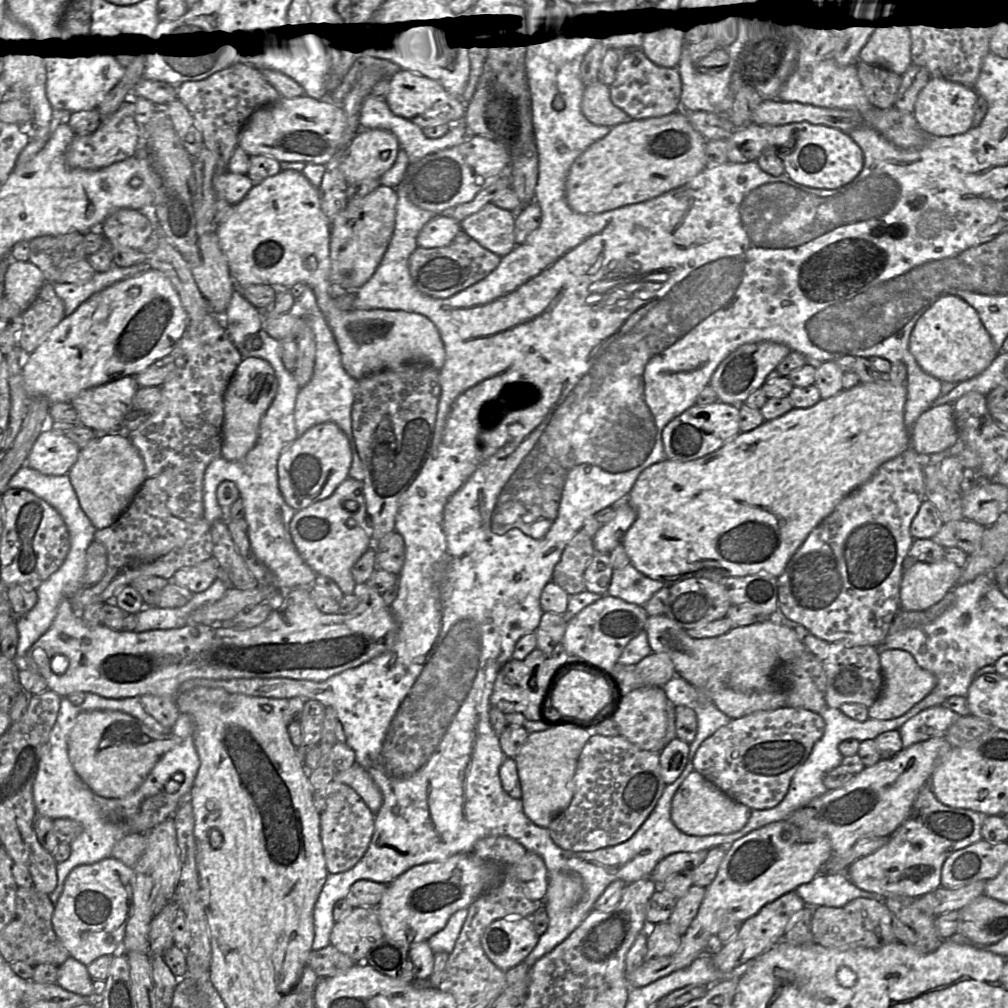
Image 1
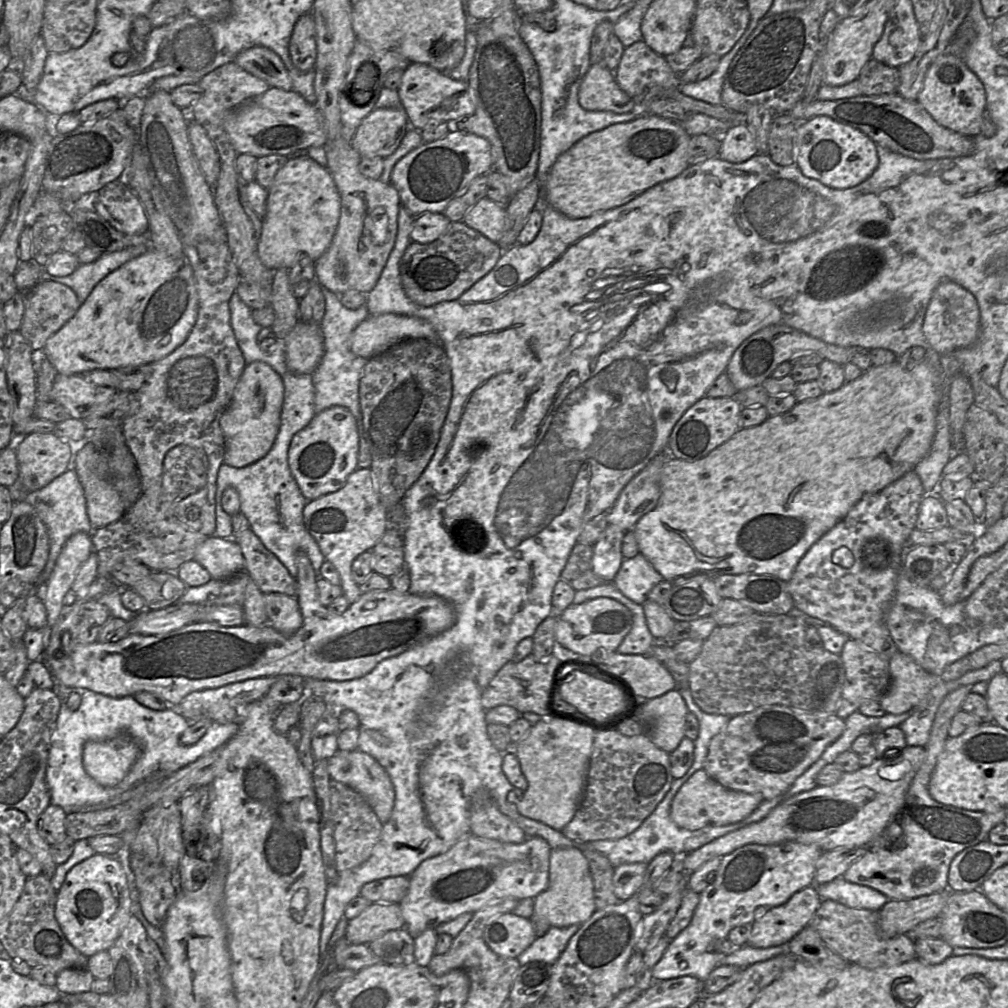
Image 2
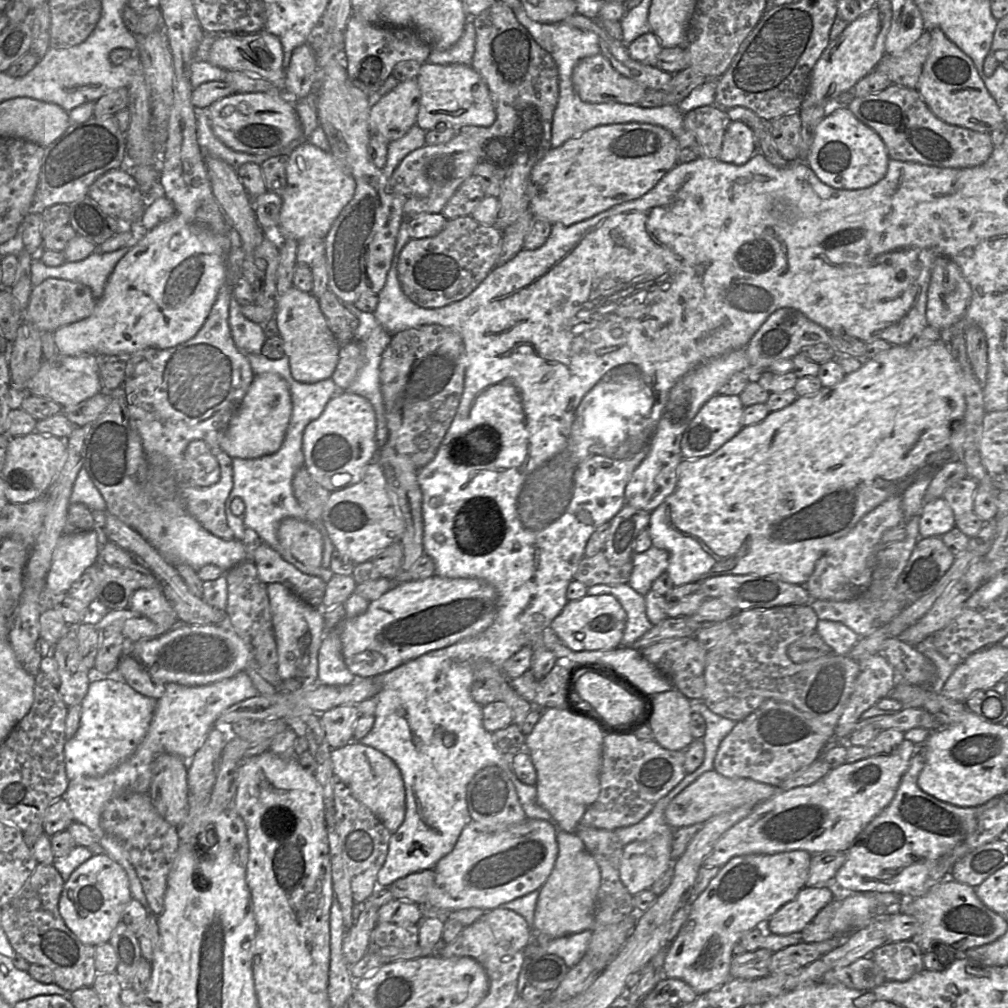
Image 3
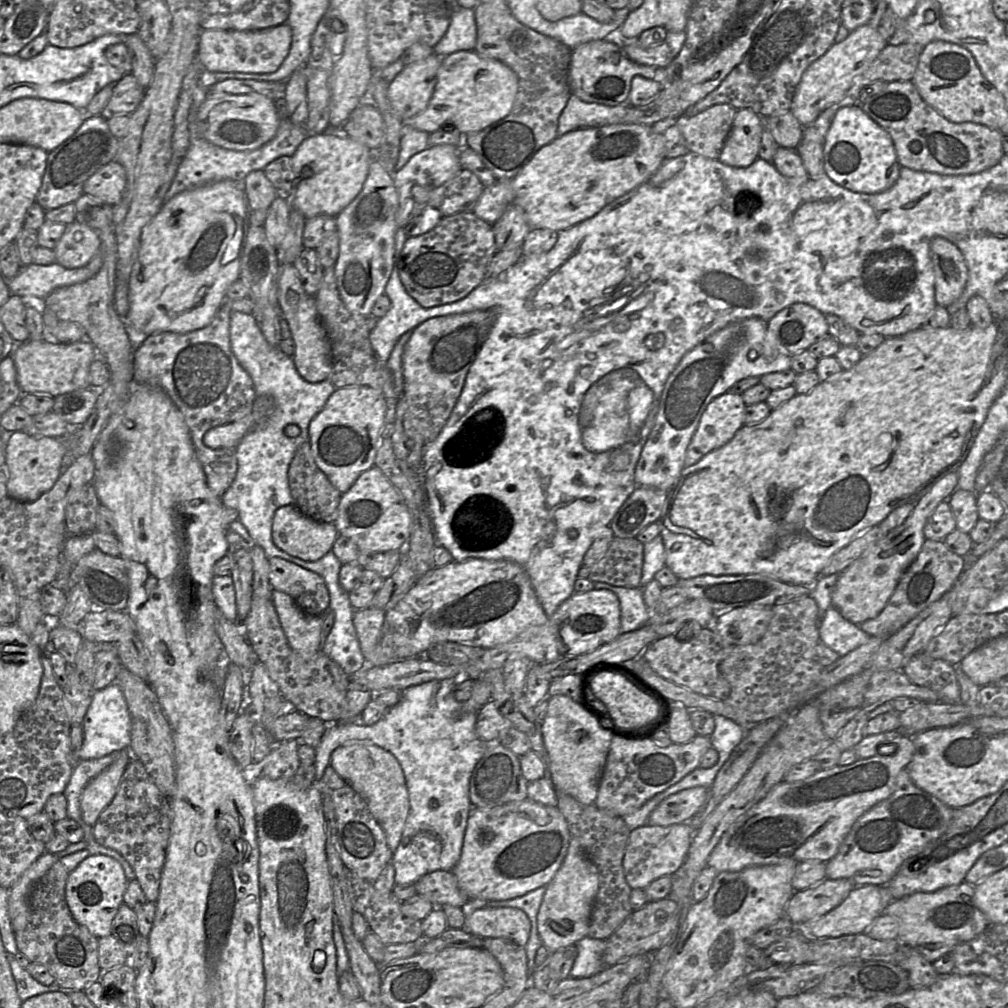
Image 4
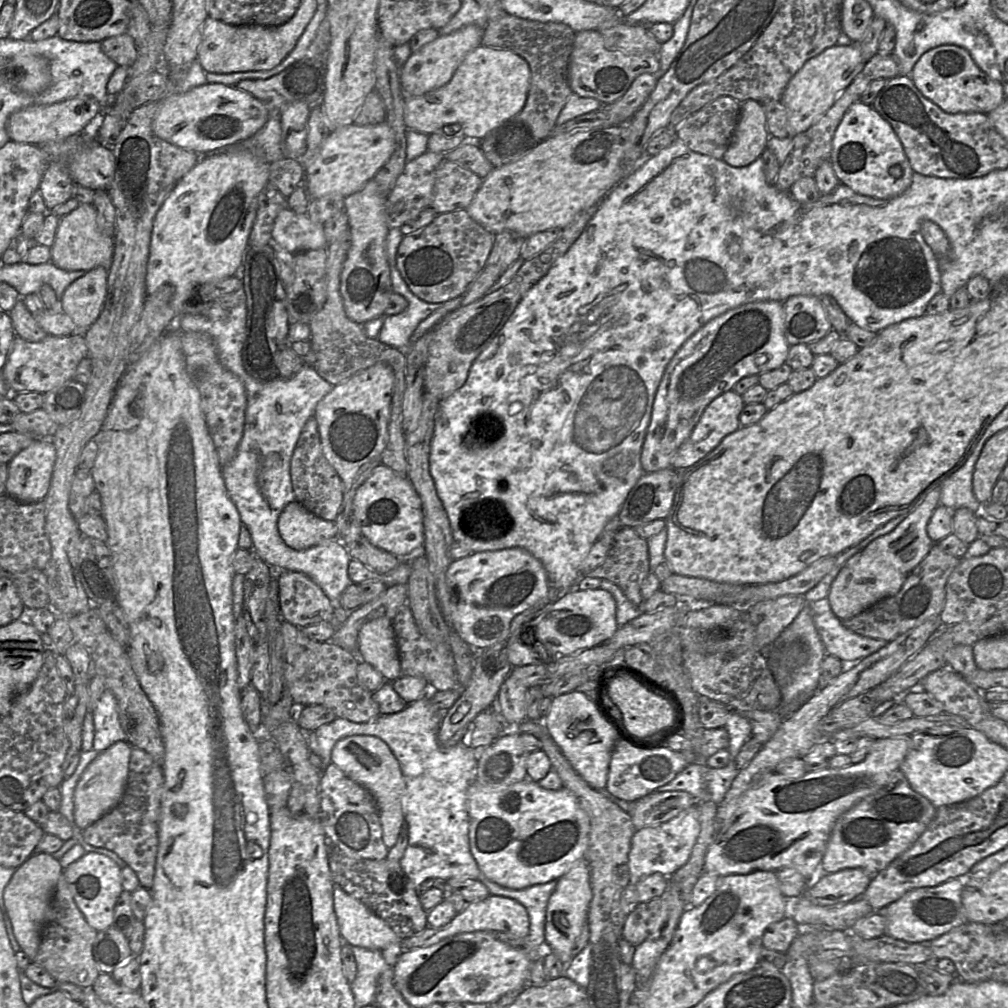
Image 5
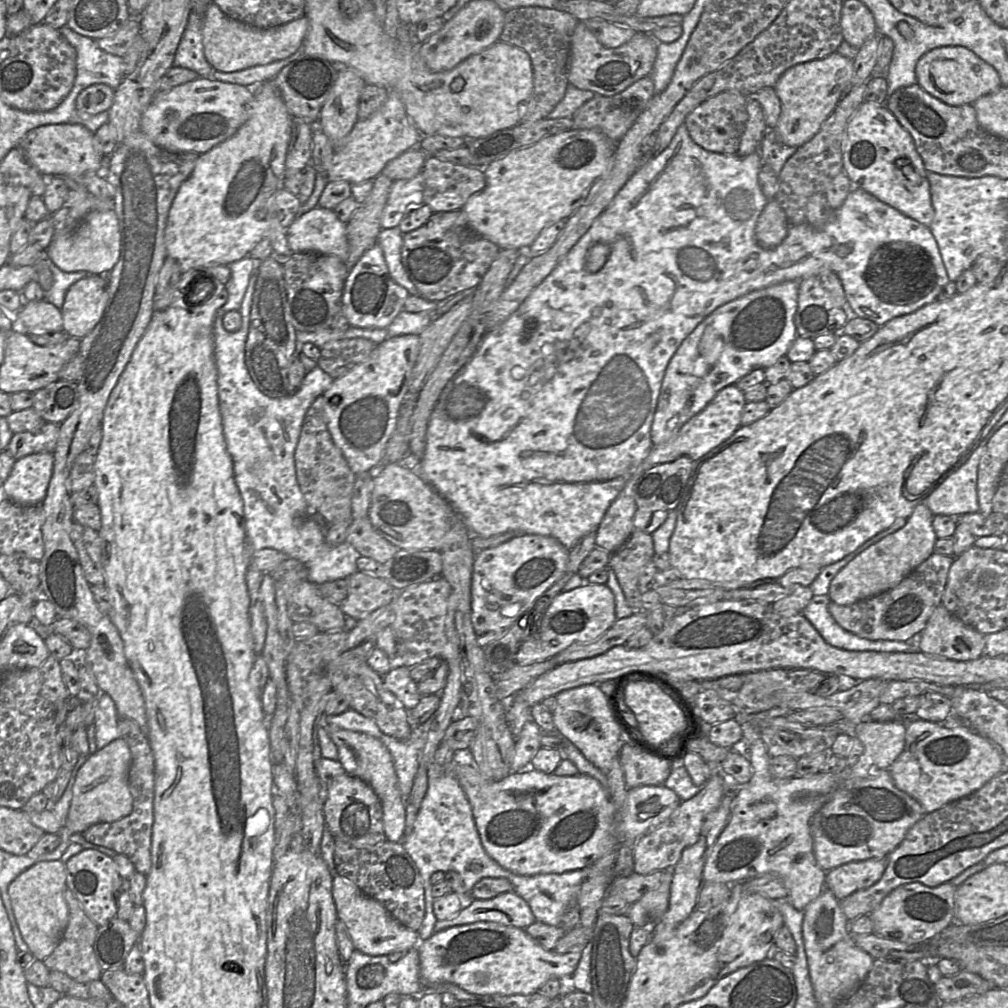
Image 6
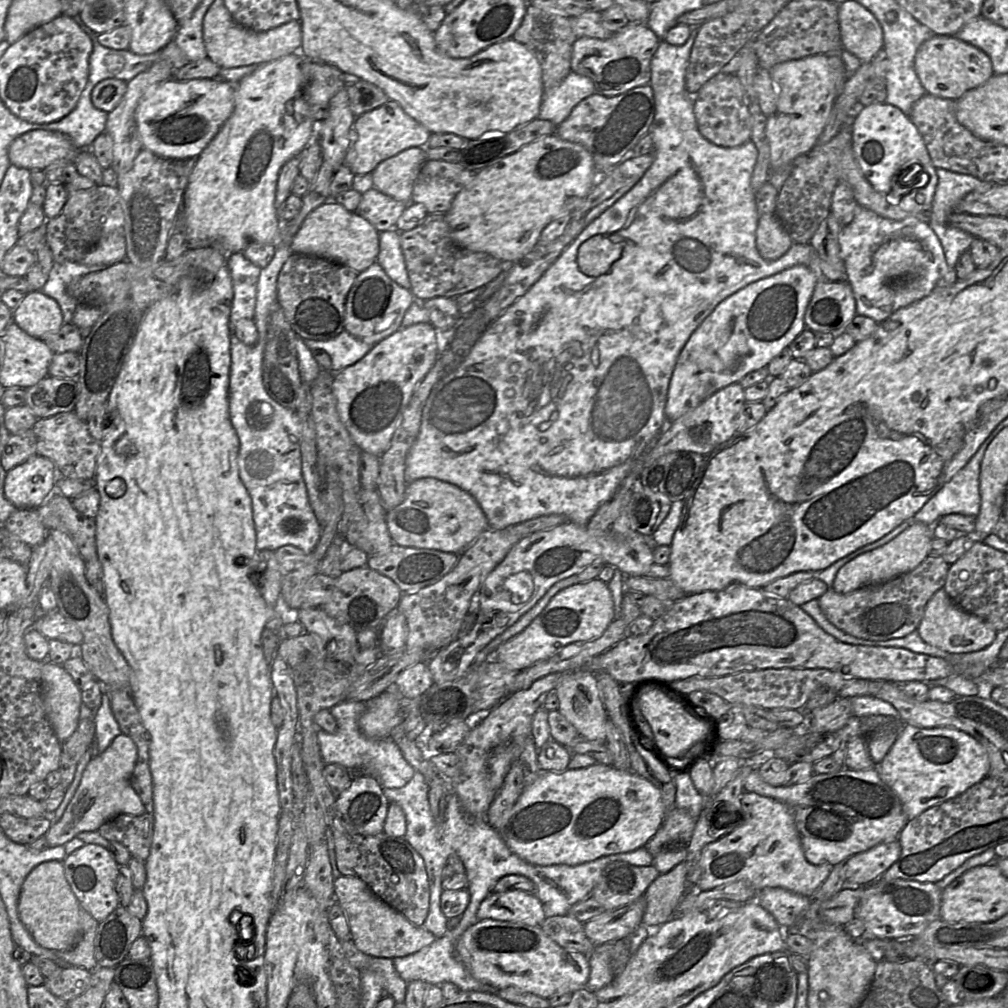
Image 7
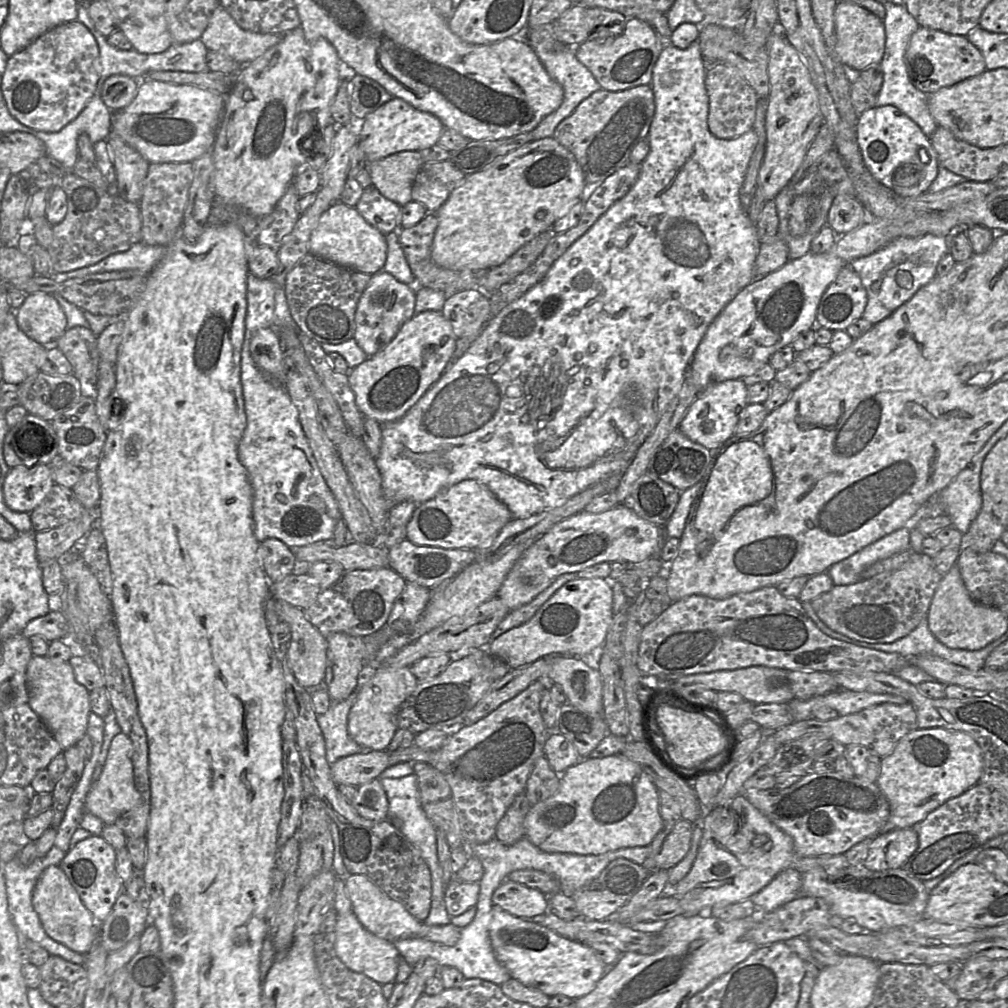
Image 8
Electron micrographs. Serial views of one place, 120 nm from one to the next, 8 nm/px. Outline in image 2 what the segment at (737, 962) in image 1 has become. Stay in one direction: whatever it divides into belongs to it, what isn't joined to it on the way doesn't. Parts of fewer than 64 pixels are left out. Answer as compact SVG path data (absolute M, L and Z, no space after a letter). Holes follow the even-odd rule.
M809 885L784 904L764 909L751 924L747 945L768 948L787 944L809 925L821 901L816 887Z

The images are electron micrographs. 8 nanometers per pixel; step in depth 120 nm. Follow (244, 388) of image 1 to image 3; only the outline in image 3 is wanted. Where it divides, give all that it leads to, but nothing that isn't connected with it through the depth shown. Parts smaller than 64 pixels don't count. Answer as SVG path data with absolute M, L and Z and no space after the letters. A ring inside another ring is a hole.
M274 373L255 375L234 412L220 441L220 448L232 459L254 459L276 452L284 439L292 410L286 381Z

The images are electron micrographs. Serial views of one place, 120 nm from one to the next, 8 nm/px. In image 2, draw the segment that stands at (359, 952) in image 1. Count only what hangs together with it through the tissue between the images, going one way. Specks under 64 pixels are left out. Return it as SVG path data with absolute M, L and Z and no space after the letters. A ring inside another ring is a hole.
M372 903L348 921L344 938L353 945L369 944L386 932L404 926L399 903Z

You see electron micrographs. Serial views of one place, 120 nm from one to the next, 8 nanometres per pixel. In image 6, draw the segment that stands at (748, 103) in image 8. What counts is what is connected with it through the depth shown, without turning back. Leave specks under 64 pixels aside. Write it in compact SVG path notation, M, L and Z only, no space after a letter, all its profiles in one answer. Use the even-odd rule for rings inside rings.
M724 91L710 97L697 106L685 119L692 140L703 149L720 153L736 154L748 120L748 97L738 91Z

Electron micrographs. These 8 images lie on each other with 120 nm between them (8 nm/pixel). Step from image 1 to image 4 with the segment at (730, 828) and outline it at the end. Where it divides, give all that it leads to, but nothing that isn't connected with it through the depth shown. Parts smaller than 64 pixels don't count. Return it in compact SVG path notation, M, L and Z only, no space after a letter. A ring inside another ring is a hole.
M693 787L664 799L649 815L650 826L670 826L689 822L706 802L709 789Z

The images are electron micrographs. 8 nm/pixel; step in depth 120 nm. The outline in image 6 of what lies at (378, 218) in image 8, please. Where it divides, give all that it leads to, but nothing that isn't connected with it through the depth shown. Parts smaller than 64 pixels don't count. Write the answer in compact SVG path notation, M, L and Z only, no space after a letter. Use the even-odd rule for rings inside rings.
M423 175L405 180L395 180L380 218L381 229L399 226L404 216L423 203Z

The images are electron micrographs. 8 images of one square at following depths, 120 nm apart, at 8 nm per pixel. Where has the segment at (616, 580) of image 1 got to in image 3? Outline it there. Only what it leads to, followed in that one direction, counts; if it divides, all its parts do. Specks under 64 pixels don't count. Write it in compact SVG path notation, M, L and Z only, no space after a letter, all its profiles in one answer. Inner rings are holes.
M651 546L645 552L633 553L631 562L633 570L627 584L645 596L651 589L654 580L666 571L669 554L663 549Z

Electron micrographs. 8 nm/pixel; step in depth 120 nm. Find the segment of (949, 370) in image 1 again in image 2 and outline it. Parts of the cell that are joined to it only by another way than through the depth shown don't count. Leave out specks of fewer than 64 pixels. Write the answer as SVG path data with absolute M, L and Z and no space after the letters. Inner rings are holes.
M942 281L932 293L922 331L930 348L939 355L975 344L980 331L980 310L976 298L958 283Z

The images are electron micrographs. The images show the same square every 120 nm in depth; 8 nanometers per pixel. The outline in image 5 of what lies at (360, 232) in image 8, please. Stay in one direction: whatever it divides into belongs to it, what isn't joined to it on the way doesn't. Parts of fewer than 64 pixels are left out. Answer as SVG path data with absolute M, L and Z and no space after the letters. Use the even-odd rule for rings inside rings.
M287 205L275 218L272 241L293 254L327 248L324 225L314 223L308 214L296 214Z

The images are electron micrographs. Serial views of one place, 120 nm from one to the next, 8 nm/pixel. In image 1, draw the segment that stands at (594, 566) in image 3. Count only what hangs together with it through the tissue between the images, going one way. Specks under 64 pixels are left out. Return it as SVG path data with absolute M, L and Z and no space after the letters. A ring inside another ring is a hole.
M580 529L563 550L553 570L551 582L568 595L584 591L584 572L595 552L592 538Z

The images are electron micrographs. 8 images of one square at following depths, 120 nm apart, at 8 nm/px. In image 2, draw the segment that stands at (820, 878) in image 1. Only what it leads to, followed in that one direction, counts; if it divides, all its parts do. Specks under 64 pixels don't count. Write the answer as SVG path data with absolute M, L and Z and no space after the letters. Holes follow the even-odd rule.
M843 877L814 886L822 900L833 900L849 908L879 911L889 901L889 898L881 892L848 882Z

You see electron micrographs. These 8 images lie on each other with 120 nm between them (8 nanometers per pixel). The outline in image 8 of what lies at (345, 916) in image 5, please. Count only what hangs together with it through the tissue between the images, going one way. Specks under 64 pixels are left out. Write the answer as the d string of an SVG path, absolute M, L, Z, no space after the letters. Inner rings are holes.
M353 874L345 879L347 894L351 900L351 911L359 922L374 935L394 942L407 938L425 939L437 944L454 946L461 935L461 928L453 925L427 926L424 922L416 920L399 902L391 899L367 876Z

